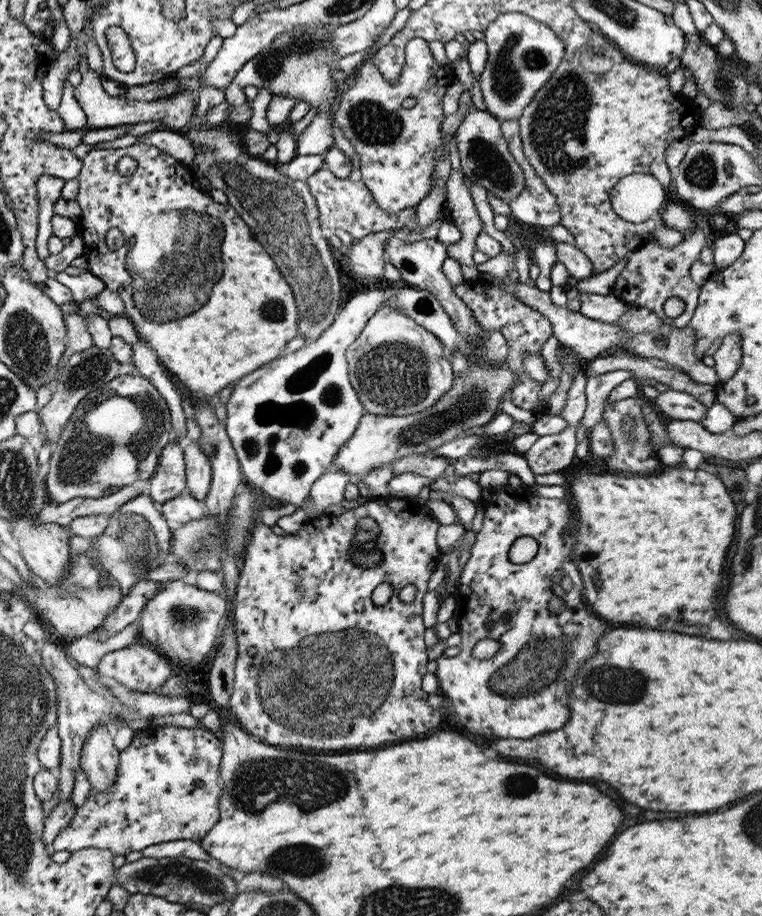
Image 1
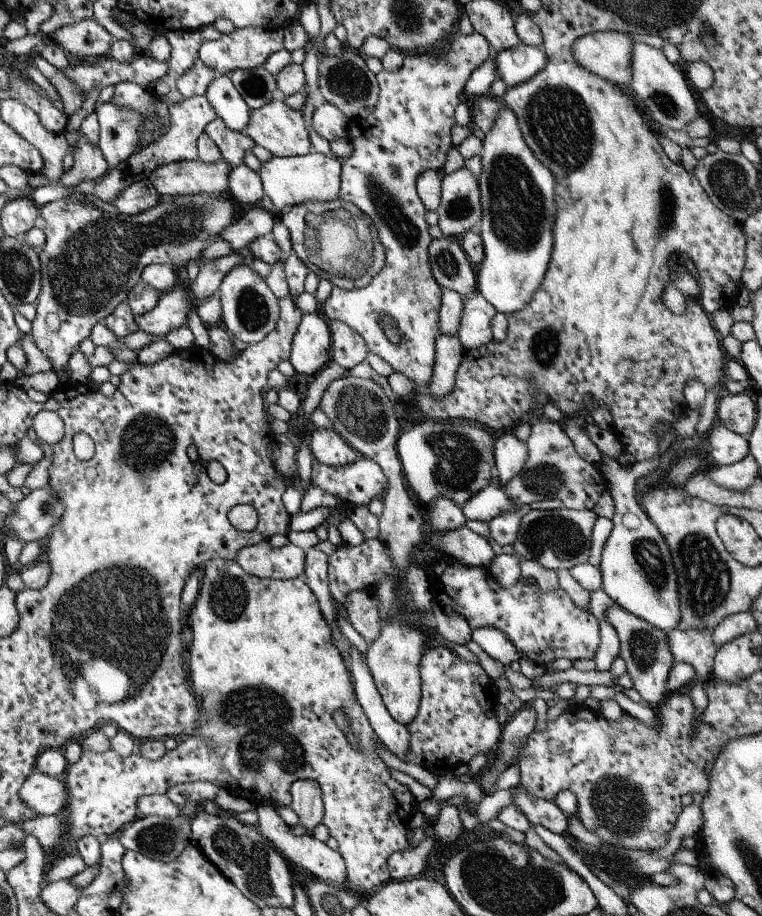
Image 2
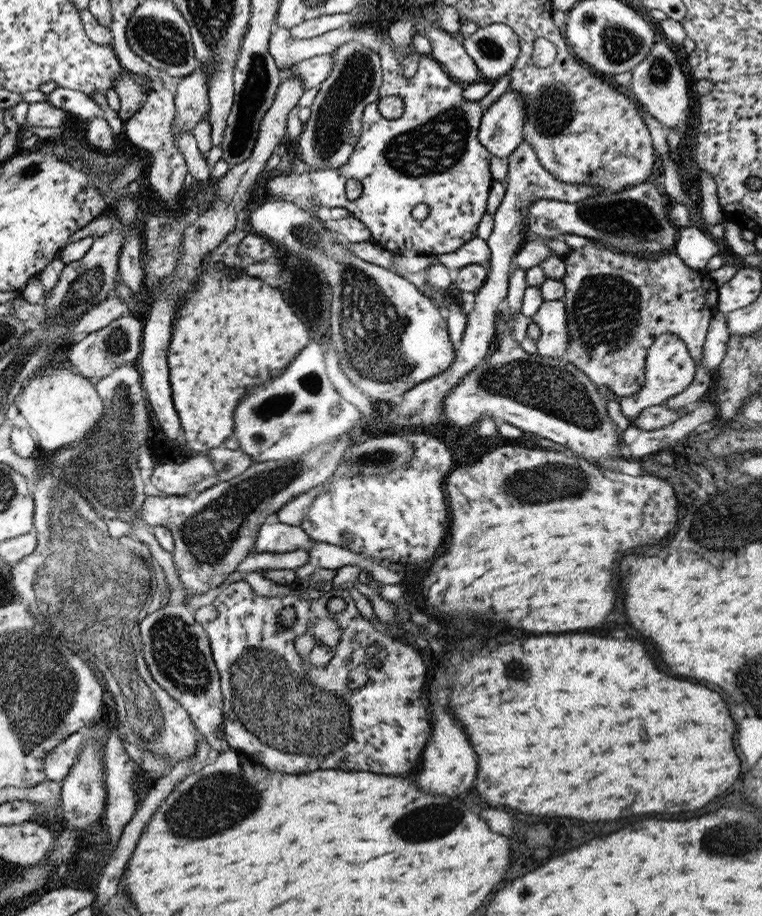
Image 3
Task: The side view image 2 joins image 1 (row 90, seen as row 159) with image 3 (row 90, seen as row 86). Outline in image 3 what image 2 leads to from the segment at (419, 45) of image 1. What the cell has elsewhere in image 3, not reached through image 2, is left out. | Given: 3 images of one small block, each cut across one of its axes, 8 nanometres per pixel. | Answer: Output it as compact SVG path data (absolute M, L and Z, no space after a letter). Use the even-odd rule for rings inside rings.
M383 34L381 37L381 47L378 51L378 55L380 56L380 68L381 68L381 83L378 89L378 98L383 98L386 96L397 96L403 101L403 114L400 118L396 120L385 120L382 118L377 109L377 103L367 104L365 109L362 111L361 121L360 121L360 134L358 140L353 148L351 155L345 161L345 164L342 164L340 167L336 169L309 169L299 157L294 158L290 162L291 169L285 175L275 175L274 177L270 177L264 184L261 186L261 190L259 190L259 194L257 194L257 200L261 201L261 205L263 202L267 200L297 200L303 198L312 198L317 205L321 207L321 212L326 212L327 210L335 207L345 208L349 215L354 217L356 220L359 220L363 225L368 228L370 232L371 242L374 244L380 245L384 249L392 252L404 252L406 254L443 254L447 252L453 252L457 250L460 246L463 246L470 238L476 236L476 228L481 220L483 214L486 213L485 206L486 200L490 191L490 186L492 183L492 176L490 175L489 161L491 158L491 154L487 152L481 144L477 141L476 135L478 132L478 126L480 123L481 116L483 115L483 109L475 102L468 102L462 99L461 94L465 89L464 84L460 84L457 81L451 80L449 76L445 72L443 72L440 64L433 60L429 55L422 55L418 60L417 71L415 71L415 75L411 77L404 77L402 74L402 68L400 67L400 62L396 59L394 48L392 47L392 42L390 38ZM349 178L353 178L353 180L357 180L359 184L361 184L361 193L354 200L348 200L345 197L345 182L349 180ZM417 204L425 204L429 209L429 214L427 214L426 218L423 220L414 220L411 217L411 210Z

